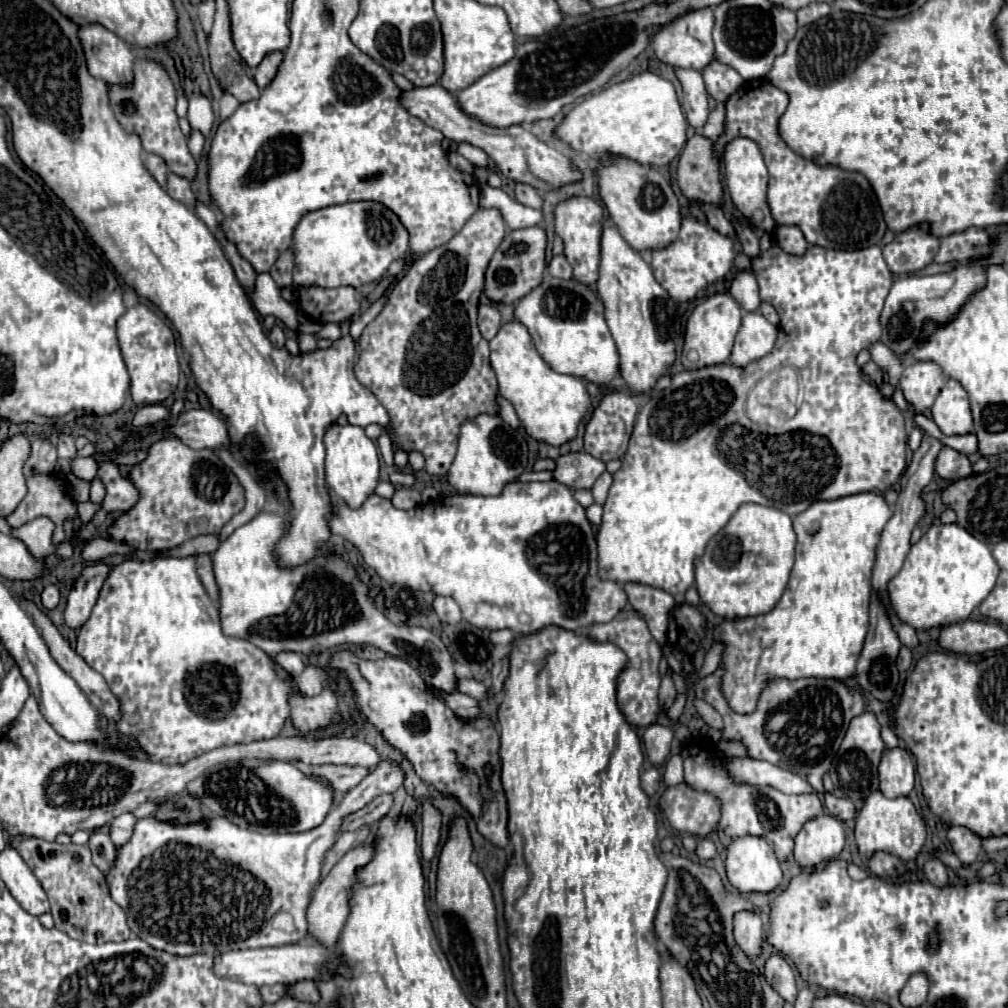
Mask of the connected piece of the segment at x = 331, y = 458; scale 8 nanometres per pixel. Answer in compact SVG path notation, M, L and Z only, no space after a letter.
M331 425L329 431L325 433L325 447L327 447L325 473L327 473L327 485L331 493L341 501L345 501L351 509L359 509L379 483L377 445L365 435L363 427Z

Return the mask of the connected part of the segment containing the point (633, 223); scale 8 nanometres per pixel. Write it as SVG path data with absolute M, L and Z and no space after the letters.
M605 157L599 167L599 193L617 225L619 233L635 251L657 251L669 247L681 227L679 201L665 177L653 167L629 161L625 157Z

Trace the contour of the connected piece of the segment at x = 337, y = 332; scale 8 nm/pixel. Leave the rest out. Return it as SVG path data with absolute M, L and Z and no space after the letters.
M325 323L325 325L323 325L323 329L321 329L315 337L323 337L323 339L331 339L331 341L335 341L335 339L339 339L339 337L341 337L341 329L339 329L339 325Z

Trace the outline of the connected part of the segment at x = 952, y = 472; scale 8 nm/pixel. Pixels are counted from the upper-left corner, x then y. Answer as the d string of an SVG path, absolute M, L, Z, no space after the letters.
M943 446L935 463L935 472L941 479L957 481L973 473L967 455Z

